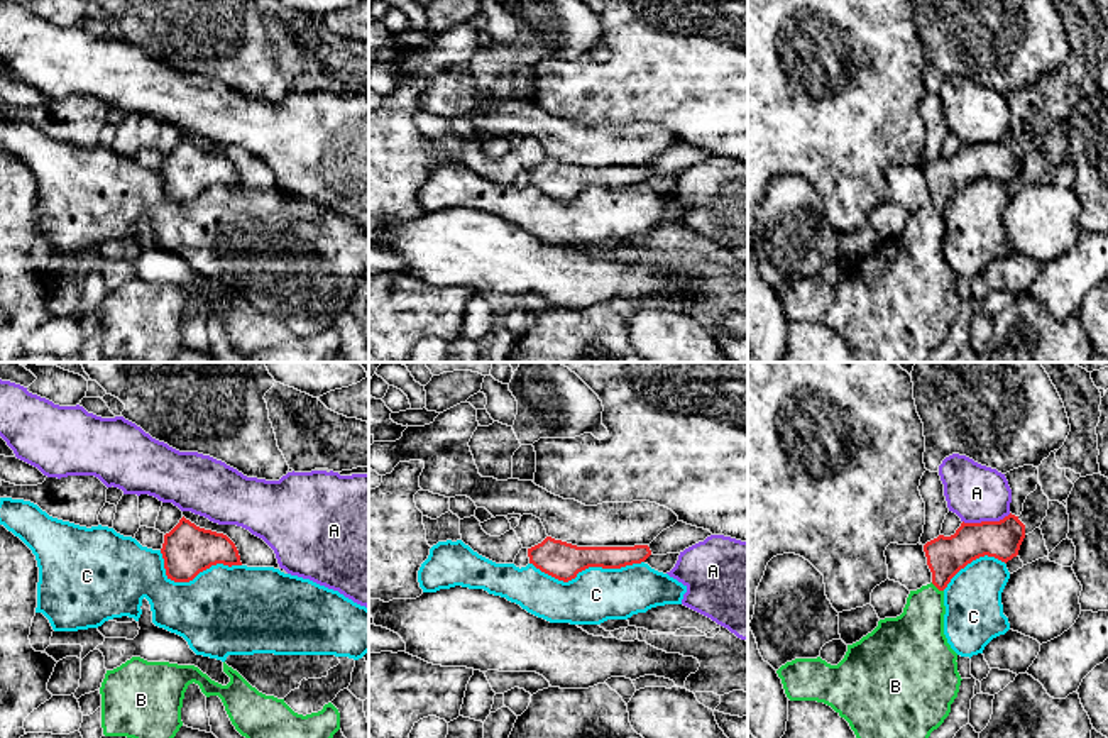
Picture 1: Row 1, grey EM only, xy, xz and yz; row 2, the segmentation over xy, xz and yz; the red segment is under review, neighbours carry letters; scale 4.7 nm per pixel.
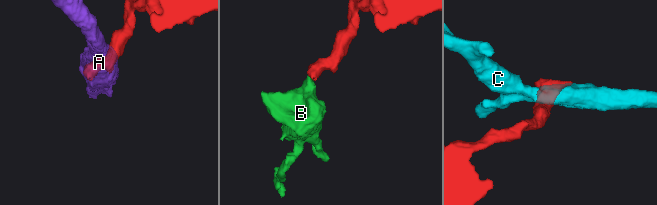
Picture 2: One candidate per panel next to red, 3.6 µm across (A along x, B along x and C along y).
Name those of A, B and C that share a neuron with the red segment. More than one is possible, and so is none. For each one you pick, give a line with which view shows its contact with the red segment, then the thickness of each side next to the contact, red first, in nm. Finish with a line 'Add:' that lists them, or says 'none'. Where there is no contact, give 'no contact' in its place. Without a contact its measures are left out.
B: yz | 190/260 nm
Add: B

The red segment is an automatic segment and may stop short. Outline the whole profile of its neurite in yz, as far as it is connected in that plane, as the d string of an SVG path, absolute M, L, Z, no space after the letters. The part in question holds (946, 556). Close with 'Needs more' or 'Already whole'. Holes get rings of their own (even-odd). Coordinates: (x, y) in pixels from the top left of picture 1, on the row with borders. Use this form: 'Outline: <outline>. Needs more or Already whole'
Outline: M1010 513L1000 521L963 521L954 535L939 535L927 542L924 552L932 582L910 591L900 616L880 620L871 633L847 645L837 665L820 657L795 658L782 665L776 674L787 697L831 706L849 723L856 738L929 738L949 716L963 680L957 653L944 635L944 589L961 569L979 557L988 555L1007 564L1018 555L1023 538L1025 525Z. Needs more

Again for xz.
Outline: M551 537L528 548L529 564L563 582L575 579L579 572L589 567L621 569L641 564L650 555L648 545L577 547Z. Already whole

